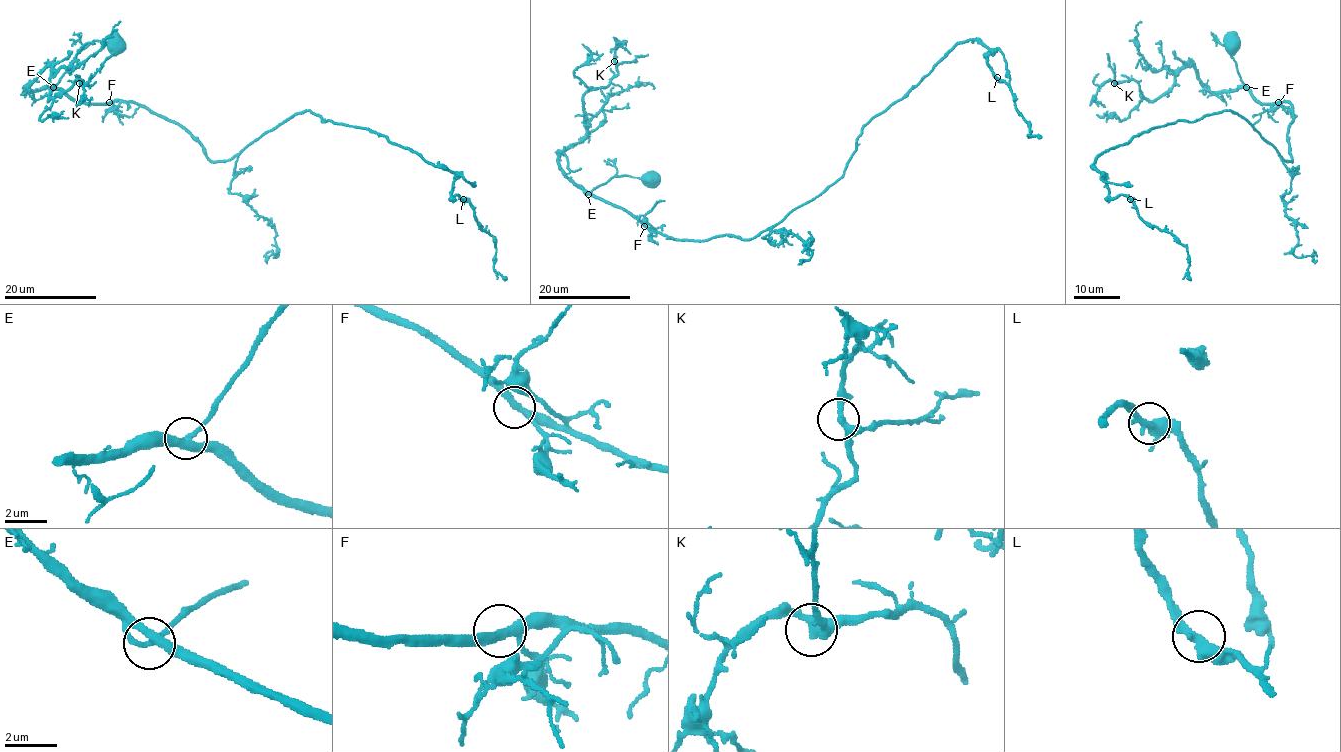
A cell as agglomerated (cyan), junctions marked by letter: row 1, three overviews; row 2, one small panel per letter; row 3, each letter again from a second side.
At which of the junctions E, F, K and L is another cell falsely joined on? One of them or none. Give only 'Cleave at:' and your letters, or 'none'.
Cleave at: none

